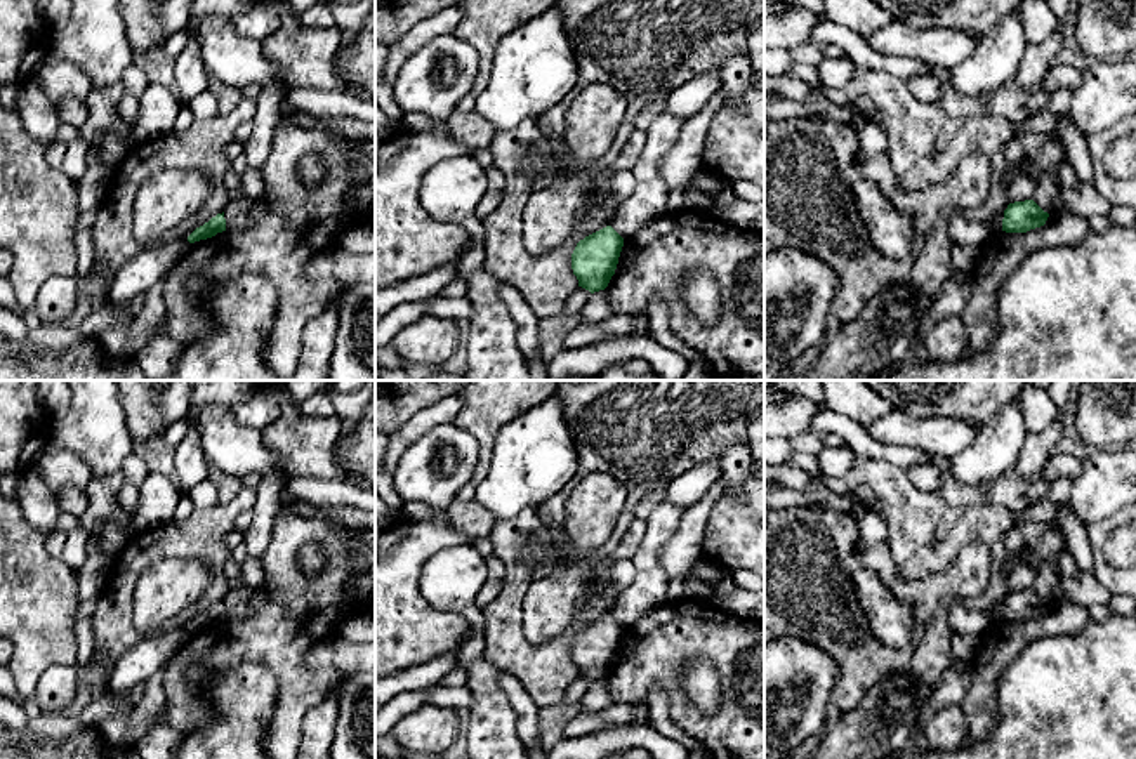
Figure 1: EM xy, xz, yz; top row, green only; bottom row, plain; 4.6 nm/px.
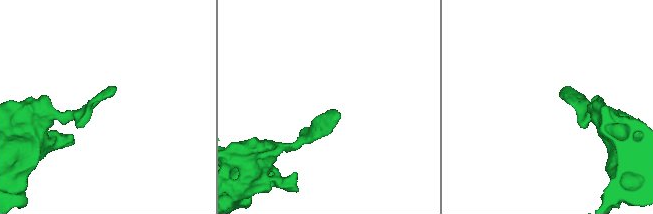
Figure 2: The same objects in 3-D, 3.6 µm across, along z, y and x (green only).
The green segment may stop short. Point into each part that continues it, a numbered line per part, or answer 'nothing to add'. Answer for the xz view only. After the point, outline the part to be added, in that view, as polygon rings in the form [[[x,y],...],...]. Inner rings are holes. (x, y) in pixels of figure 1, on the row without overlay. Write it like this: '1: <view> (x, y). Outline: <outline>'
nothing to add

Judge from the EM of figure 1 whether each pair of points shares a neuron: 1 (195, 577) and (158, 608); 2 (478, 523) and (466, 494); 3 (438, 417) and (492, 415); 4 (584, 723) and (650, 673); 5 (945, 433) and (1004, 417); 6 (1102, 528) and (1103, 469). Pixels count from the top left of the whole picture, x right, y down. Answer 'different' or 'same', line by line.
1: same
2: different
3: different
4: different
5: different
6: different

